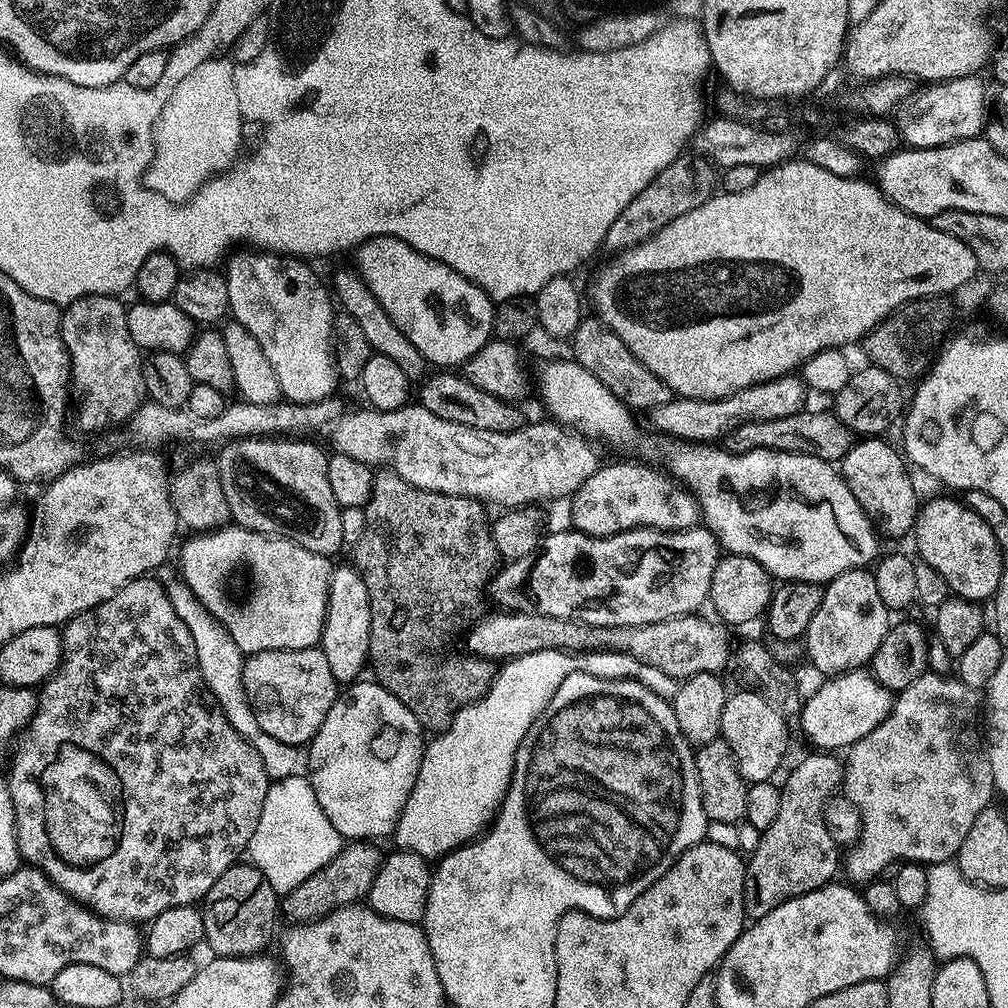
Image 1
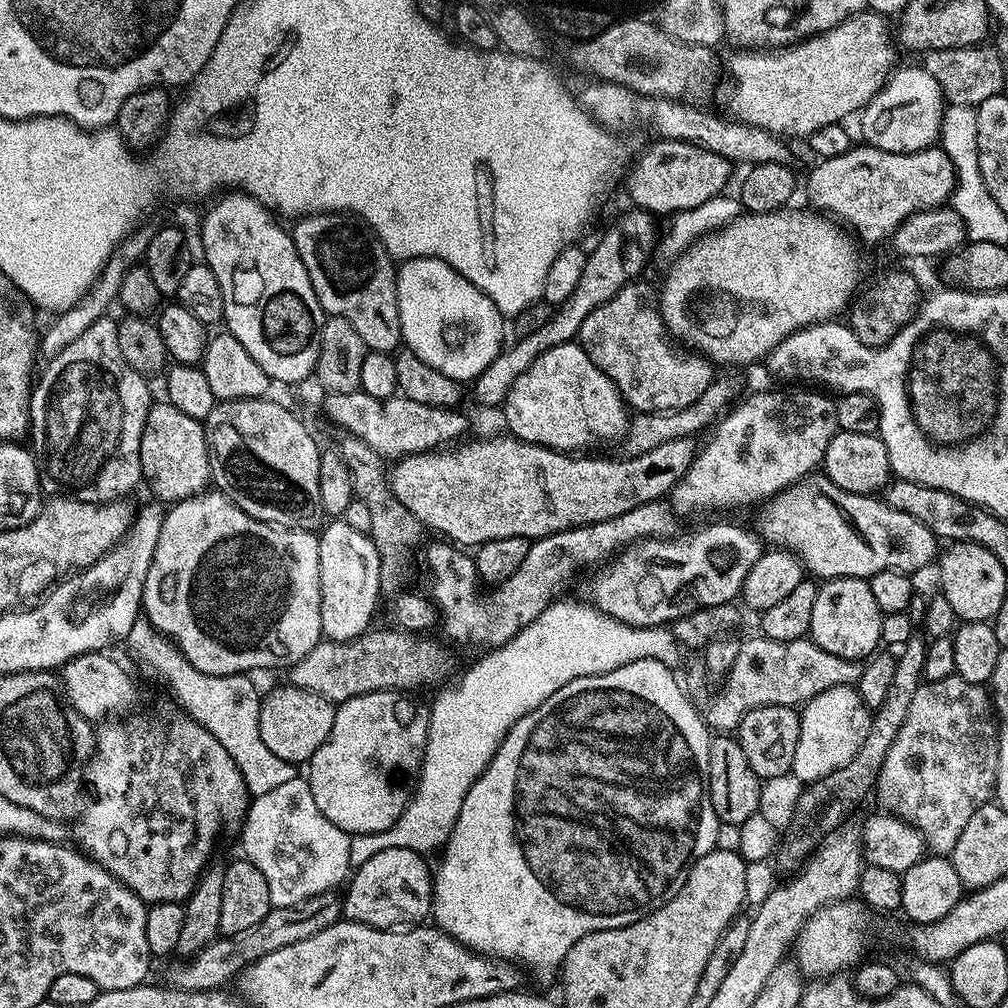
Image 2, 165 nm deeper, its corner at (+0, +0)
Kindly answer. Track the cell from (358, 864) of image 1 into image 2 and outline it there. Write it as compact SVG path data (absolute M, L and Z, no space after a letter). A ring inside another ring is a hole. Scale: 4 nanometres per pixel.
M335 891L323 892L321 896L310 898L299 908L273 908L250 930L242 930L237 936L217 938L206 945L195 956L189 956L183 962L176 962L168 972L167 983L173 988L181 988L187 992L210 992L223 989L237 979L244 969L249 968L255 960L261 960L274 950L282 950L282 946L290 946L294 942L302 942L302 938L310 938L318 934L318 930L326 930L326 926L336 923L342 916L342 900Z

